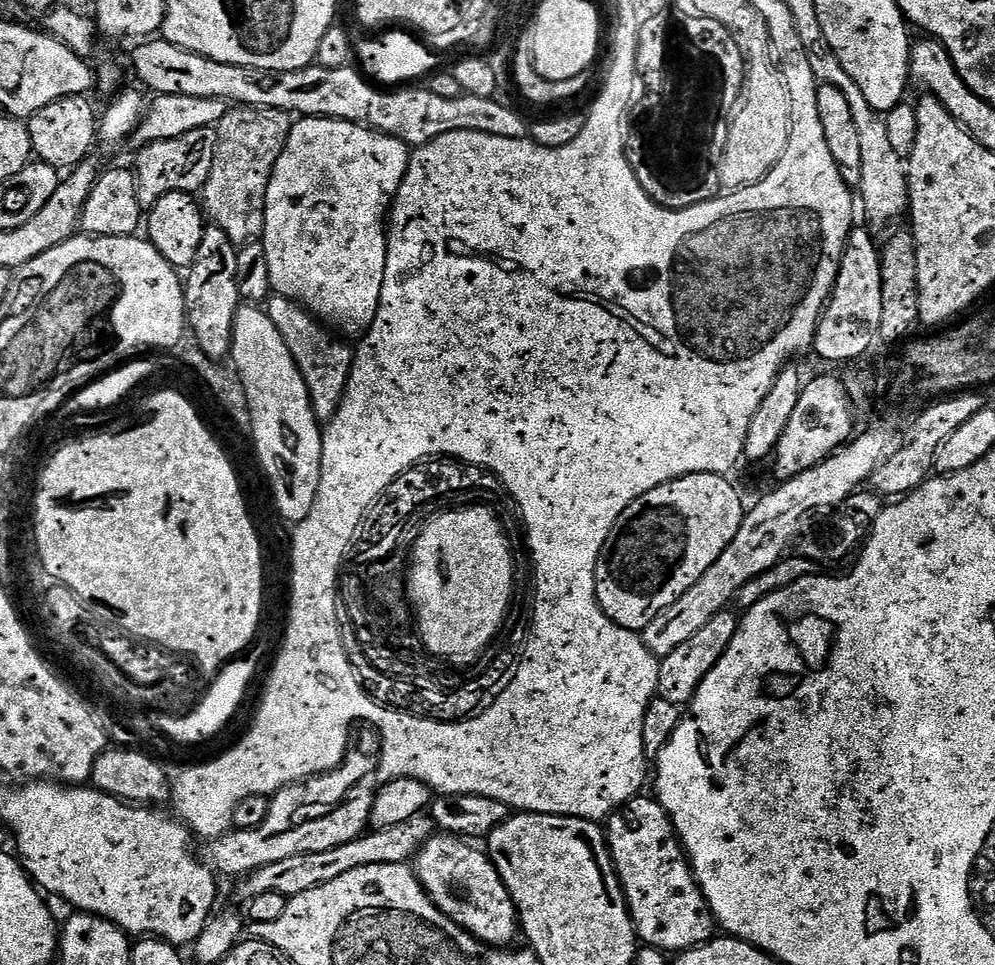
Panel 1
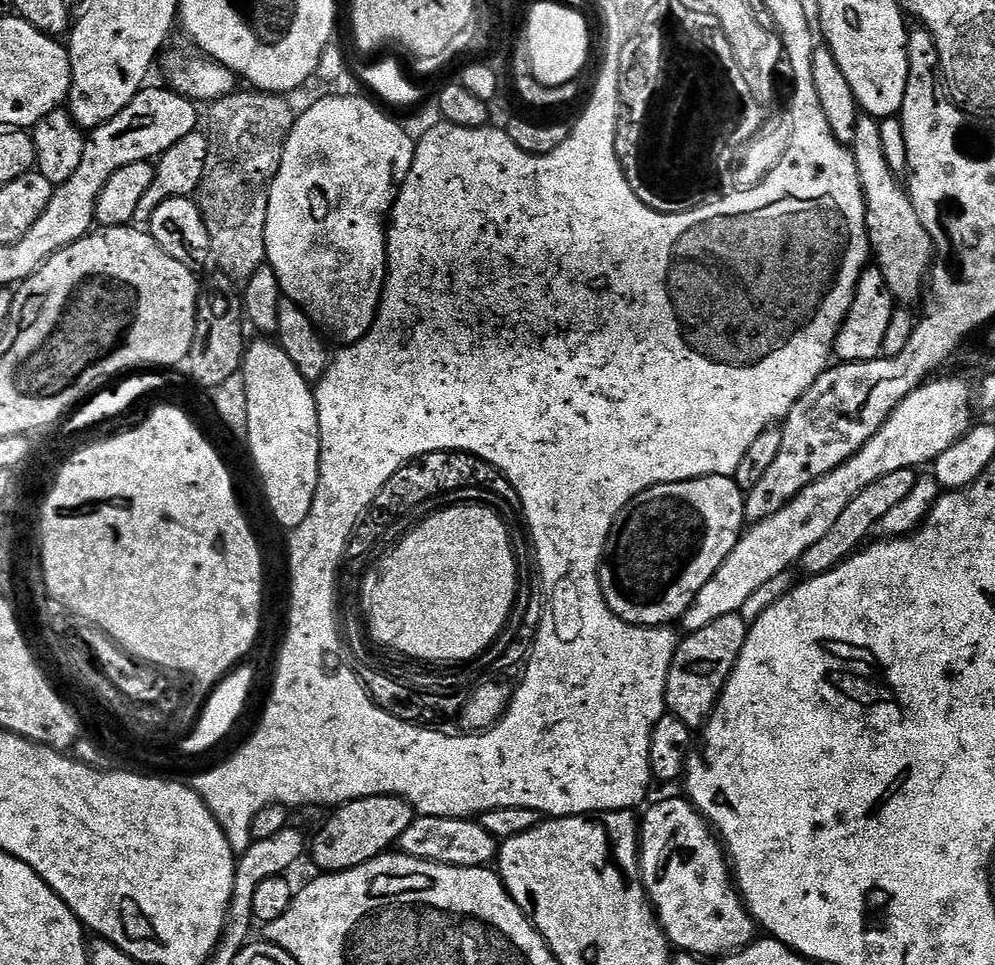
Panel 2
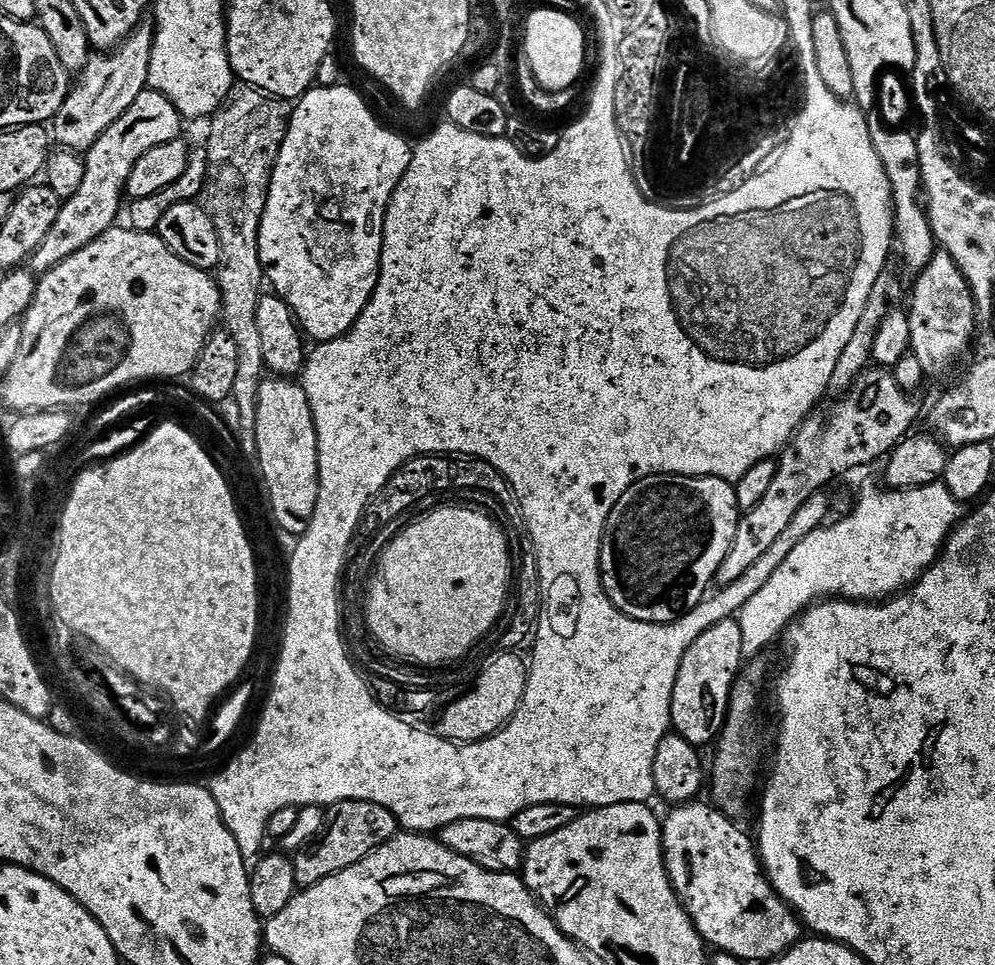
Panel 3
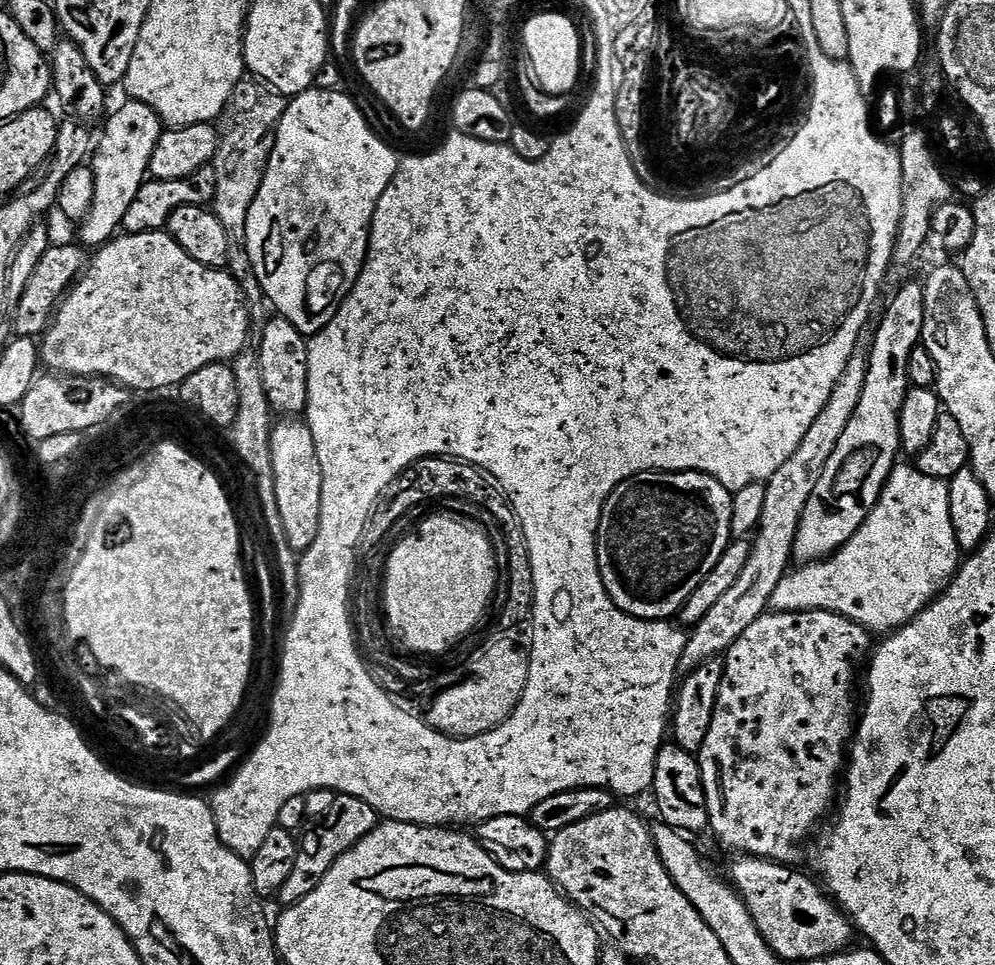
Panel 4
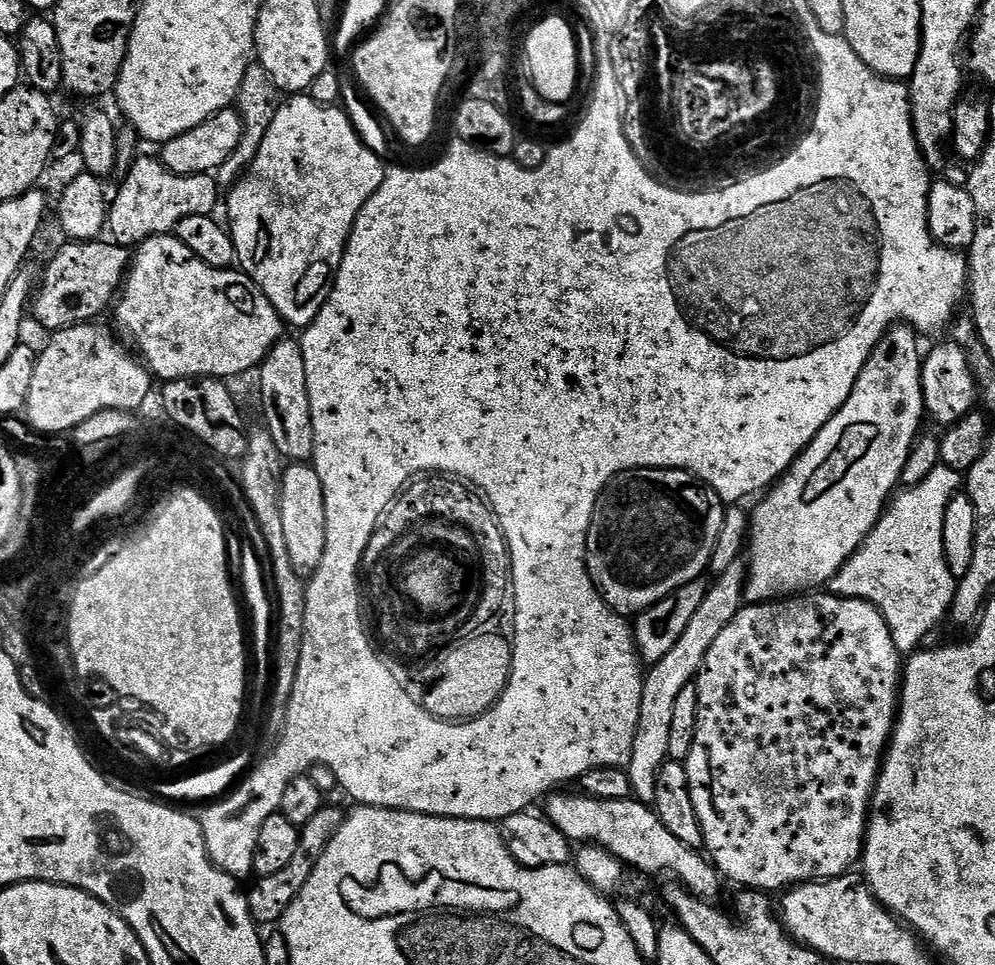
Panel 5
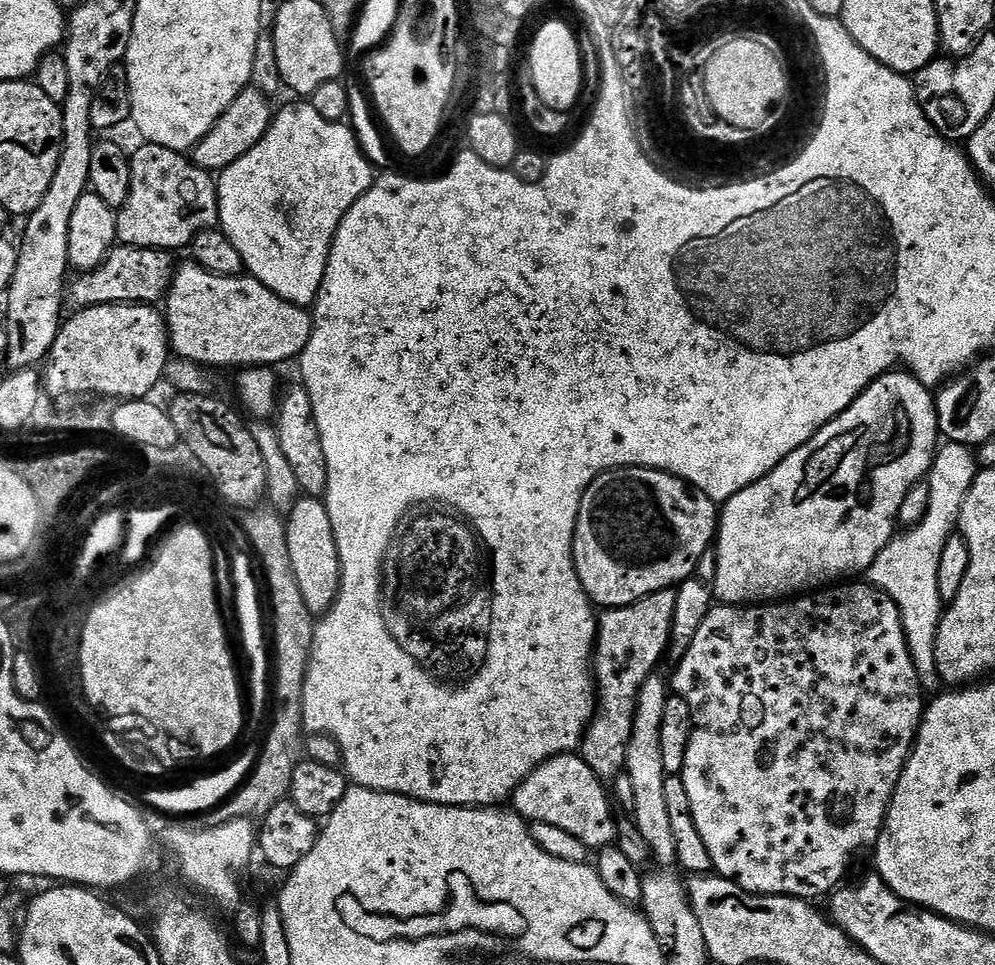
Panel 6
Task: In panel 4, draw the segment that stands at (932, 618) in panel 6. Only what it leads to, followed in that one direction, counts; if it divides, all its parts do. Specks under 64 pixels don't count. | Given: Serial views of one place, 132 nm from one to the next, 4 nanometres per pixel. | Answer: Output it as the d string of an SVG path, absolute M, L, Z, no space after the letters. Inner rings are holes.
M908 462L897 463L892 469L874 510L850 542L825 560L793 567L784 575L774 589L771 611L833 612L850 618L869 633L891 634L943 593L962 563L950 522L948 485L904 463Z

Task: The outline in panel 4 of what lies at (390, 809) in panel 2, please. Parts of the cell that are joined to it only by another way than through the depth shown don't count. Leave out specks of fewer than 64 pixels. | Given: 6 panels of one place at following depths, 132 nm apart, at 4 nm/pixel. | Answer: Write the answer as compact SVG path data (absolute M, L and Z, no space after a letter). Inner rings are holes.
M337 794L334 798L334 807L326 810L326 814L322 814L318 819L311 821L299 833L300 853L294 862L294 870L286 877L286 883L282 885L282 890L278 894L281 905L302 902L302 898L306 898L306 894L310 894L314 886L322 882L322 878L331 870L334 862L338 862L338 858L346 854L346 850L362 842L366 834L375 830L377 823L378 813L372 809L370 802L362 802L362 798Z

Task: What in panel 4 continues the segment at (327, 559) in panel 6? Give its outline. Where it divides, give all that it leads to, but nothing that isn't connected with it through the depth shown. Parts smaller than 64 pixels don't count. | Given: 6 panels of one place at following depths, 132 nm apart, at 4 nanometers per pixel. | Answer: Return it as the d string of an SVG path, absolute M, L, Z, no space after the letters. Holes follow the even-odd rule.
M284 418L272 430L272 465L274 466L274 494L278 498L278 514L282 514L282 530L286 530L286 542L298 554L302 554L318 538L318 522L322 510L322 466L318 466L318 450L314 450L314 434L300 418Z

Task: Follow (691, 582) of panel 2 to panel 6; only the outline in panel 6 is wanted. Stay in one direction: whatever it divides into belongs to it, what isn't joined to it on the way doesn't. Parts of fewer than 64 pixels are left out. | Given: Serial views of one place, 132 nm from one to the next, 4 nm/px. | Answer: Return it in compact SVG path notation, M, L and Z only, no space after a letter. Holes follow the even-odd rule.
M611 468L609 472L604 472L598 478L594 478L594 482L590 482L590 486L584 492L584 497L580 503L580 513L576 519L572 557L576 563L578 578L593 605L604 610L621 608L622 606L630 606L655 592L661 592L667 588L675 589L684 581L693 579L696 576L696 567L702 554L706 554L713 547L717 535L718 504L717 501L710 499L706 493L699 492L697 488L692 487L685 480L679 480L671 472L659 472L656 468Z

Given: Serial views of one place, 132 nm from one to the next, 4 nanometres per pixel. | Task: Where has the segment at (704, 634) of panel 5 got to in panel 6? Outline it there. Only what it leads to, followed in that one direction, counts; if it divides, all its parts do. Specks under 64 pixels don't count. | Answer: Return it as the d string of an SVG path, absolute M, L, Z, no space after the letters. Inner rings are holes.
M653 674L646 678L640 687L636 699L634 714L634 730L630 734L630 746L626 750L626 772L630 776L631 788L634 789L634 804L630 816L638 828L649 850L652 860L664 868L677 867L676 851L674 850L674 834L670 827L670 813L666 807L666 778L668 773L662 766L662 714L666 711L666 702L670 695L669 685L660 677Z

